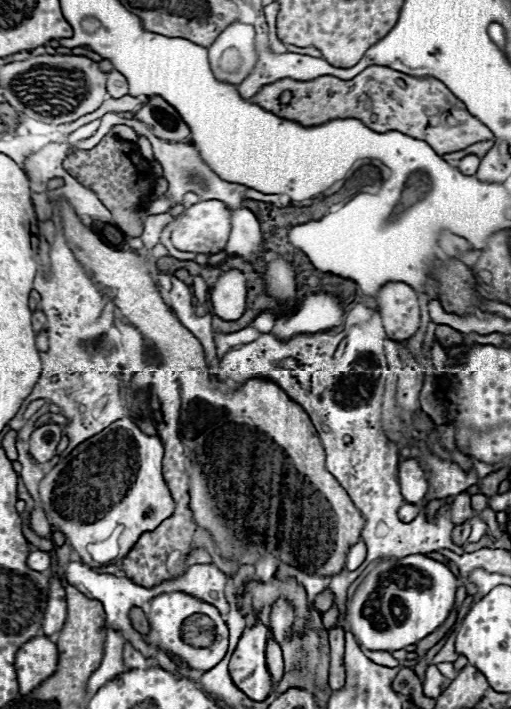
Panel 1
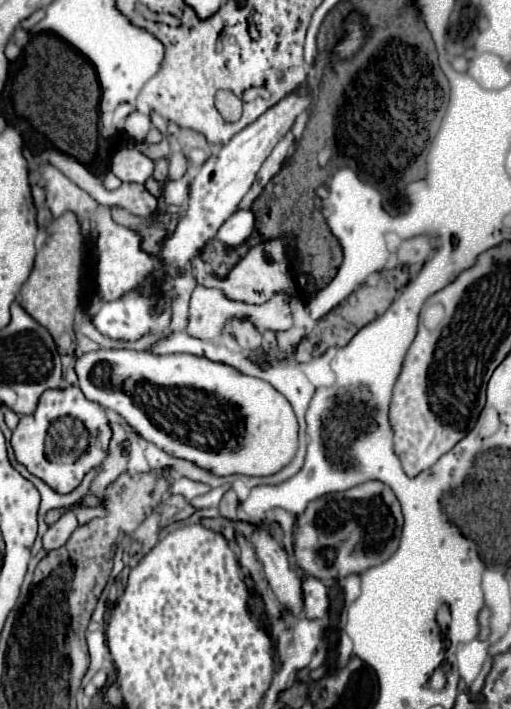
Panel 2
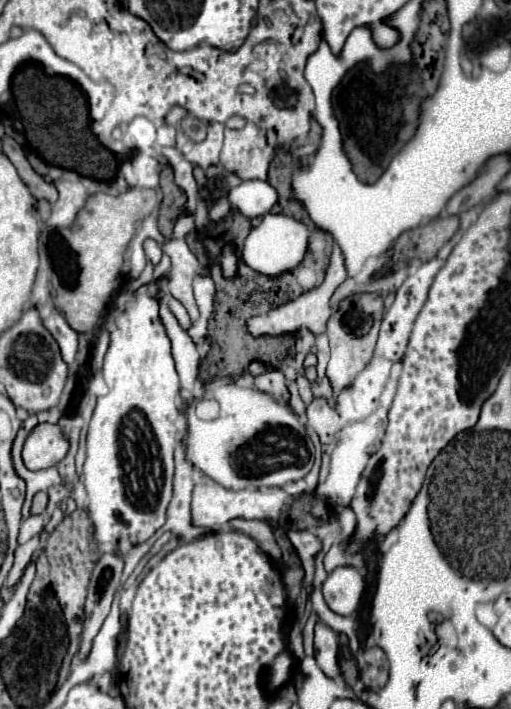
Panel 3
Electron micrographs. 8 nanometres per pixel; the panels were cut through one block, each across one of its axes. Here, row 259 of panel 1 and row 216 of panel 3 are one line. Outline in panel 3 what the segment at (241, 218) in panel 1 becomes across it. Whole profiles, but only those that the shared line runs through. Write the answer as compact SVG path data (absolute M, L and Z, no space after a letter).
M246 180L232 188L230 206L246 218L256 218L270 212L278 201L276 190L268 182Z

